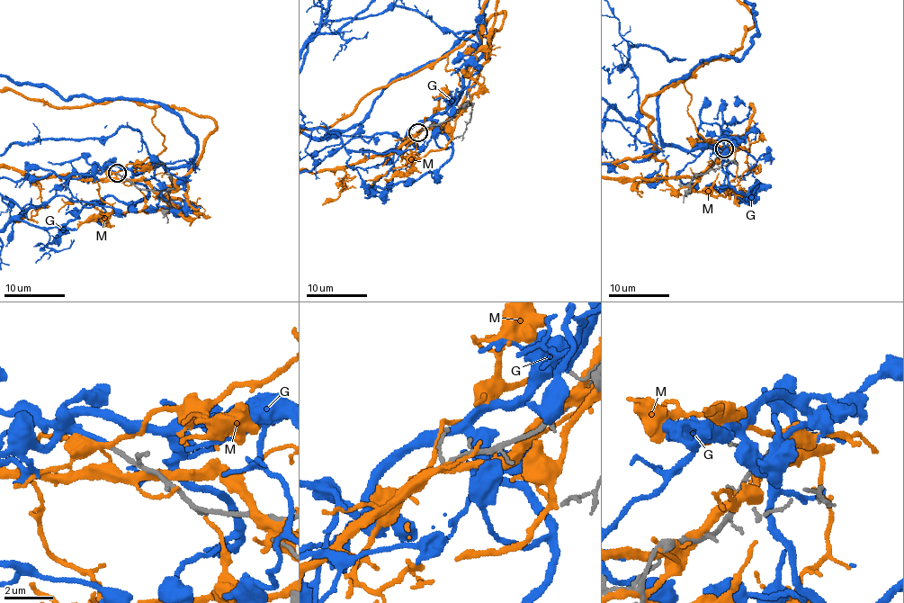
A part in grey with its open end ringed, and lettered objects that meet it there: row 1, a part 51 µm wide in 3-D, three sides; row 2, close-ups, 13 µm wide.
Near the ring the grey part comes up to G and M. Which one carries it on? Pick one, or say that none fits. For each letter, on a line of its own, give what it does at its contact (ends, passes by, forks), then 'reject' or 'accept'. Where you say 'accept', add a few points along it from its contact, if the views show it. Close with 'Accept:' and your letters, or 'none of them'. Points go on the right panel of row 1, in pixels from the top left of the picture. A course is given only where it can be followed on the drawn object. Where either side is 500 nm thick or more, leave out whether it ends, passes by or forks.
G: it ends there; accept
M: it forks there; reject
Accept: G

